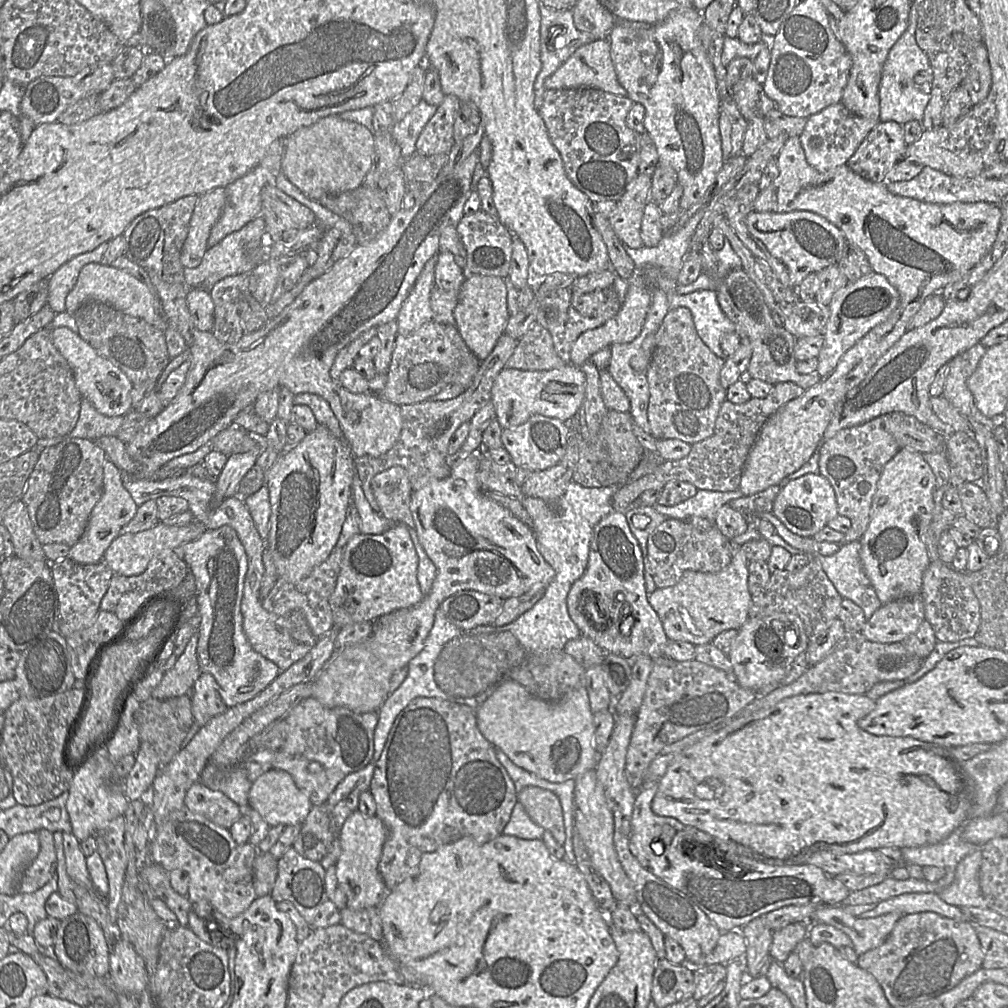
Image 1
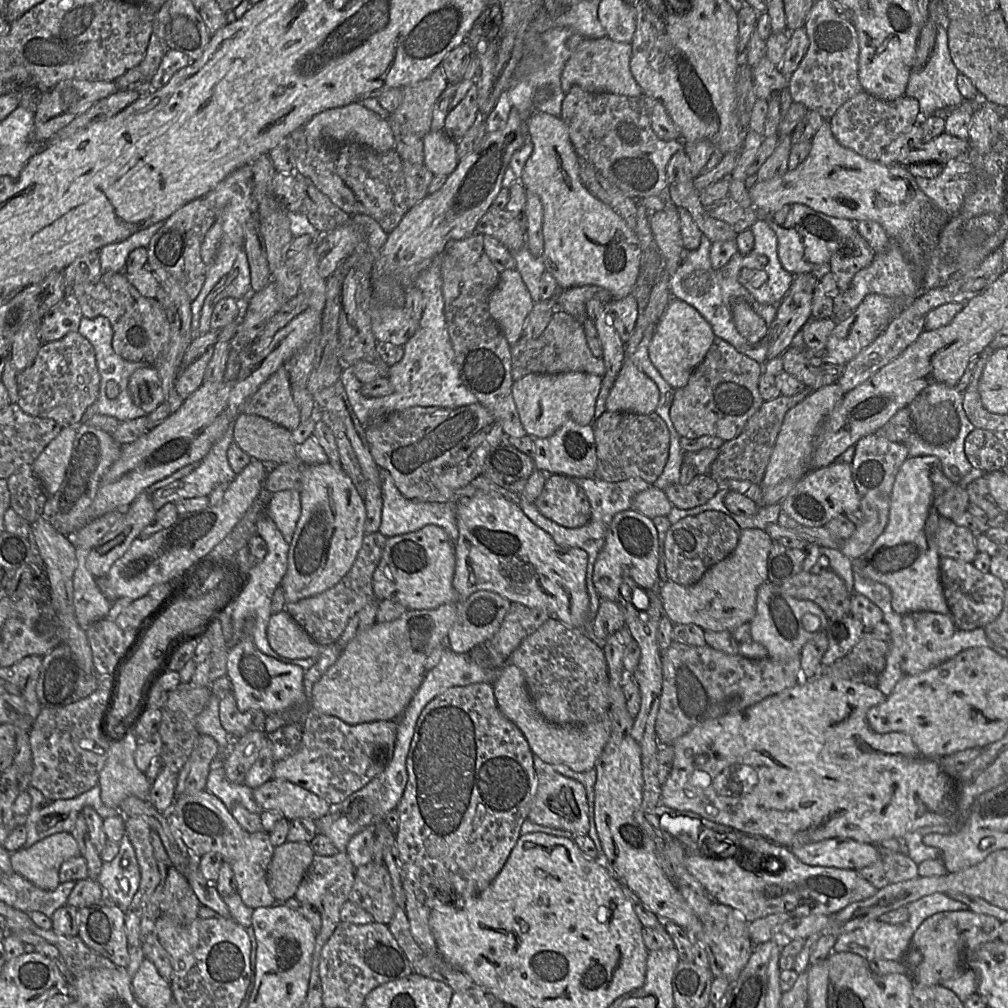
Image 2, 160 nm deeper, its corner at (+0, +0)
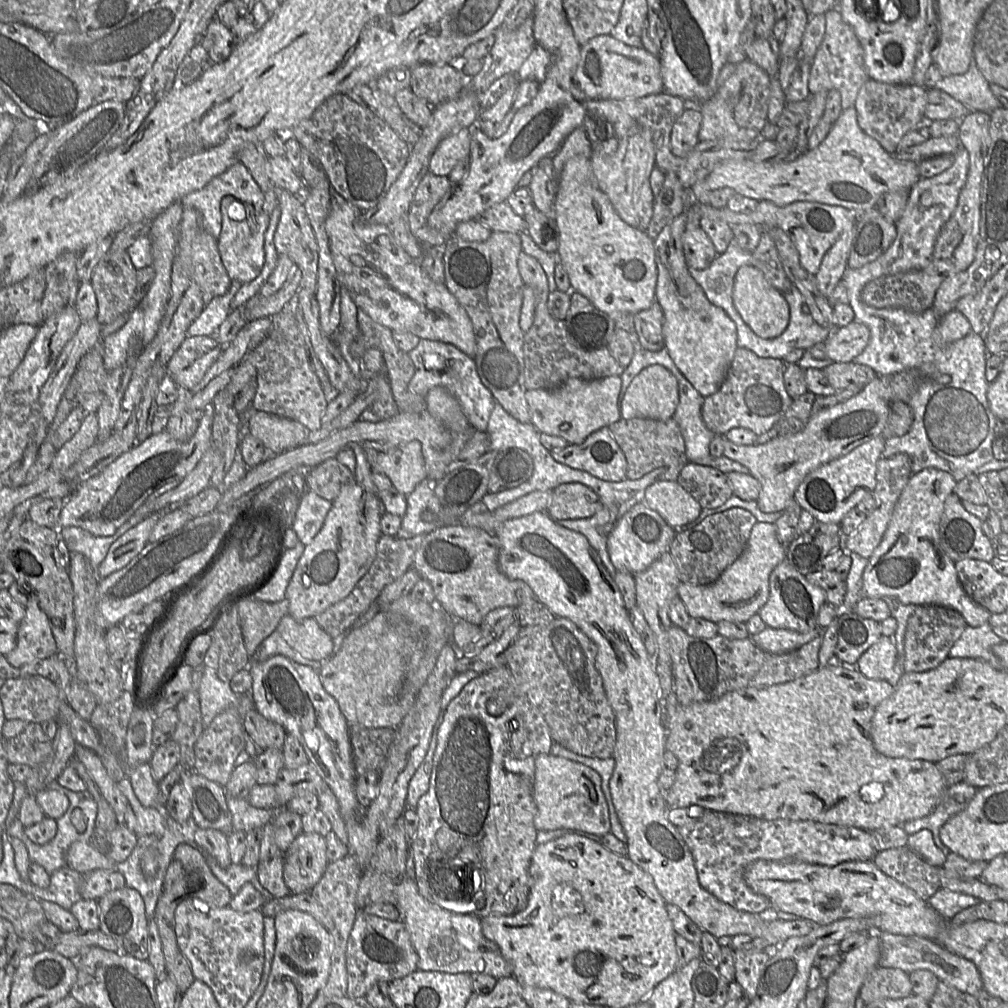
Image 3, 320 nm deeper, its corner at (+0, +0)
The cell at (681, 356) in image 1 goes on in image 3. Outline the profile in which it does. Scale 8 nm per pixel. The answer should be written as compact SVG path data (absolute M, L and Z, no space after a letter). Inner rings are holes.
M738 347L719 390L705 397L701 414L706 427L715 435L734 428L746 428L762 435L773 428L793 402L784 384L786 363L782 359L762 358Z

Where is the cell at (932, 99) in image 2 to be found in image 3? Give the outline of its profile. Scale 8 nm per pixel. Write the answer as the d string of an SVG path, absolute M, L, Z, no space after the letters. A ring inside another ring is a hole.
M974 61L963 74L943 76L934 88L946 92L965 105L969 111L990 113L1002 106L1001 102L993 95L989 82Z

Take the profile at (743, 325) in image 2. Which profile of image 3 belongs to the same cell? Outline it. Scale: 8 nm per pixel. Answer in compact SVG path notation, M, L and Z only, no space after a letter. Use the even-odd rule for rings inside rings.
M750 265L738 270L734 279L732 297L741 318L757 336L764 339L776 338L787 328L790 309L784 294L770 285L758 268Z

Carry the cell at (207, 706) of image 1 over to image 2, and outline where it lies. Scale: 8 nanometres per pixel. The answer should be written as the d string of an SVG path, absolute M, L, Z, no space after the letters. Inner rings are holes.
M233 694L220 699L219 718L223 728L234 738L250 731L265 732L266 714L263 711L241 711Z

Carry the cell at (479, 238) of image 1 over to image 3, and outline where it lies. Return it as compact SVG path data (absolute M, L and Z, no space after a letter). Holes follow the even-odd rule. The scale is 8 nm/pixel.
M506 201L485 210L477 220L492 232L524 233L527 230L526 221Z

